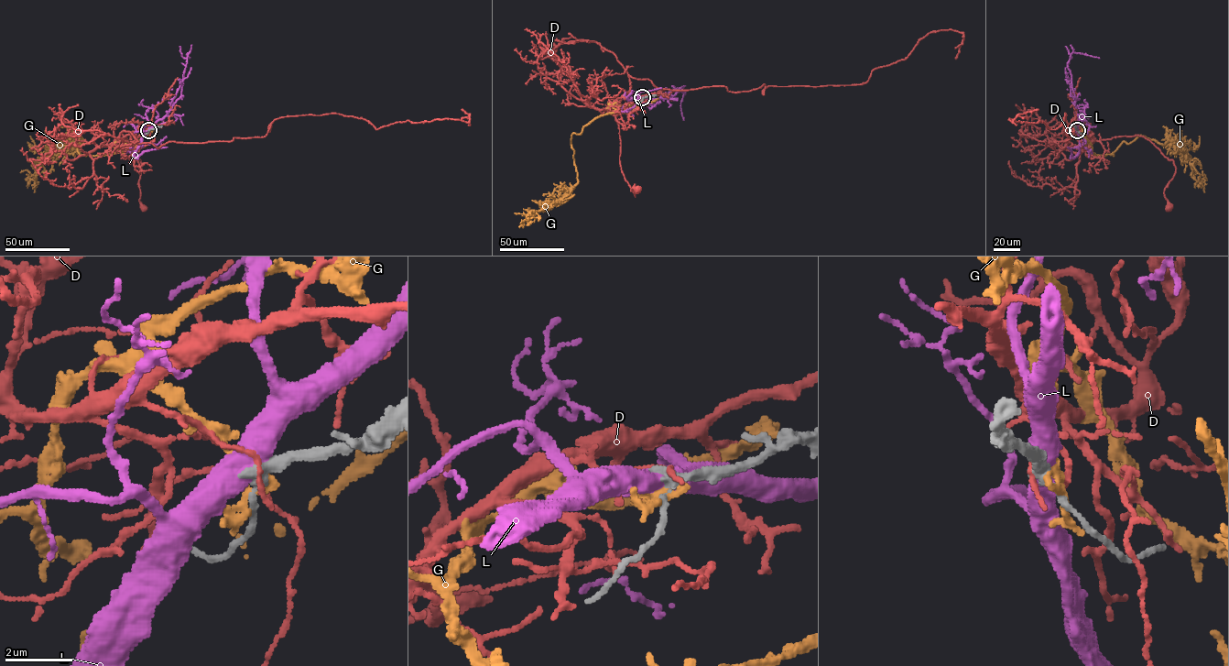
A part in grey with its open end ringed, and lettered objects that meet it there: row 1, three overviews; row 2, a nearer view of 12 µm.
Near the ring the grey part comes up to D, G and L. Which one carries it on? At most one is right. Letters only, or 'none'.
none

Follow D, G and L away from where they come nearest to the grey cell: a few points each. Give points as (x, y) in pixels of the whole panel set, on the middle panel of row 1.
D: (643, 97), (636, 97), (626, 111), (615, 115), (622, 172), (635, 196), (635, 184), (637, 190)
G: (643, 98), (573, 133), (578, 182), (523, 223)
L: (643, 97), (673, 96), (680, 88), (683, 93), (680, 106), (684, 120)

